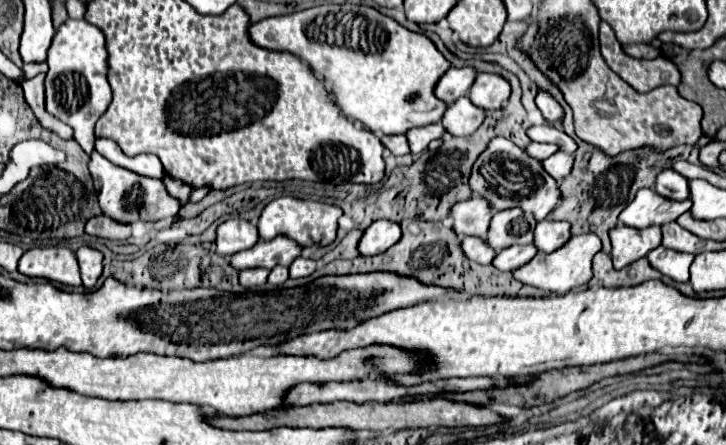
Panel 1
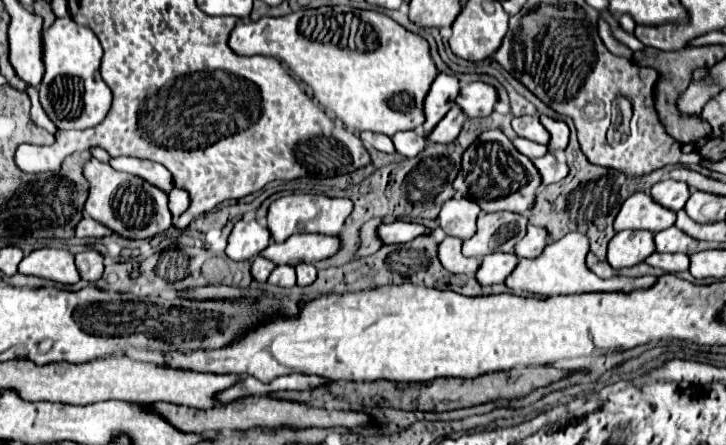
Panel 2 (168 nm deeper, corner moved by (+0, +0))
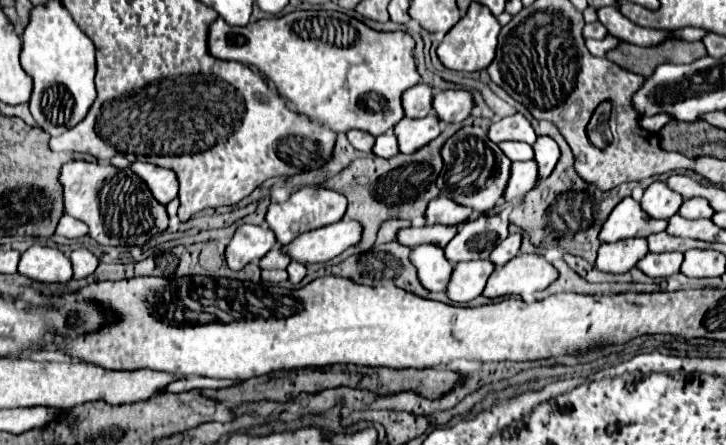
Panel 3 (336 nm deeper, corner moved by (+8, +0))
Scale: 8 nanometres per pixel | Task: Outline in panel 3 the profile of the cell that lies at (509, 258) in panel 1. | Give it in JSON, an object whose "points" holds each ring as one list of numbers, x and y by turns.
{"points":[[472,260,456,264,452,280,448,284,448,298,456,304,466,304,472,298,480,296,494,268,496,266,490,260]]}

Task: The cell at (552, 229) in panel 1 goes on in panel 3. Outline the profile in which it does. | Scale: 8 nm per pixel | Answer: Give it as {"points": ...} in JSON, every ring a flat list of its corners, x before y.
{"points":[[510,234,506,240,502,240,494,252,490,254,490,260,496,264,496,266,504,266,508,260,516,258,518,252,520,252,520,244,522,244,522,236,520,234]]}

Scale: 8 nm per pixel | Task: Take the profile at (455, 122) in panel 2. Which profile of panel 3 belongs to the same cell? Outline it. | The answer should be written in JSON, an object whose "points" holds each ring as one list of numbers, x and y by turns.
{"points":[[436,114,428,118,420,118,420,120,402,118,394,126,394,134,400,142,402,154,412,154,418,148,424,148,424,144,432,142,440,132,442,132,442,124,440,120,436,120]]}

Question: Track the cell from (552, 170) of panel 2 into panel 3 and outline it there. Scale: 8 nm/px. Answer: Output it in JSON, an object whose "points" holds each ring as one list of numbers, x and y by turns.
{"points":[[526,160,526,162,514,162,512,164,512,174,510,182,506,186,504,198,506,202,522,198,528,190,532,190,538,184,536,180,536,160]]}

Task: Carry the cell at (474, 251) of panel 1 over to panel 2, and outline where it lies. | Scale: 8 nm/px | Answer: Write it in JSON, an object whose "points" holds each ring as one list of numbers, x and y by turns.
{"points":[[446,236,440,244,438,244,438,260,444,266,444,270,454,272,454,274,474,274,480,260,472,260,462,256,460,252,460,244,462,240,456,240,452,236]]}

